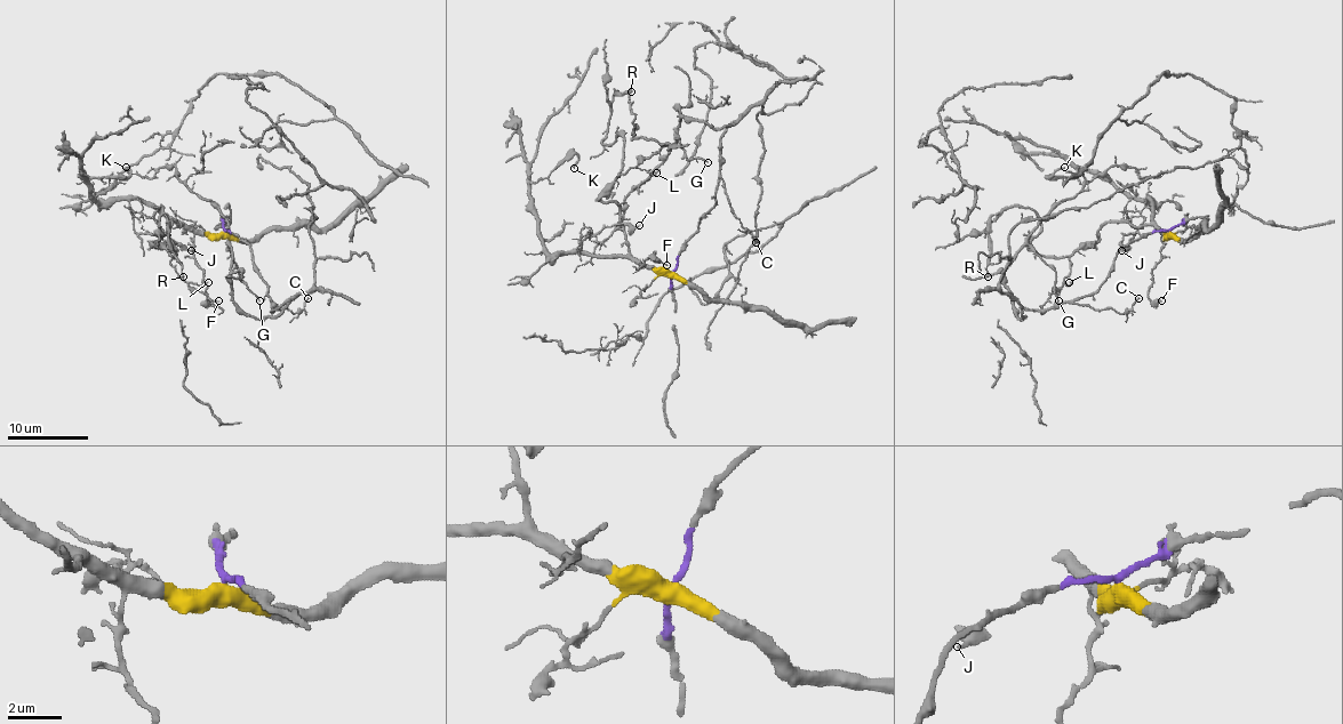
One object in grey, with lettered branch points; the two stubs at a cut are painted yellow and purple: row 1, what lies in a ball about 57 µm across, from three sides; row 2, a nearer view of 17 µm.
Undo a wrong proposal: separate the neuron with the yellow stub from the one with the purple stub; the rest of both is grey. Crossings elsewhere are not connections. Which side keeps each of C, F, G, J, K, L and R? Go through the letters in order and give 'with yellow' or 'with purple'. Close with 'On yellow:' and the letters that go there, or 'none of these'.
C: with purple
F: with yellow
G: with purple
J: with yellow
K: with yellow
L: with yellow
R: with yellow
On yellow: F, J, K, L, R

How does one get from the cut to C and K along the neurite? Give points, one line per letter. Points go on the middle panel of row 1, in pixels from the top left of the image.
C: (671, 273), (681, 244), (716, 202), (720, 177), (732, 214), (757, 242)
K: (671, 273), (623, 256), (548, 250), (532, 210), (530, 184), (574, 155), (574, 168)

